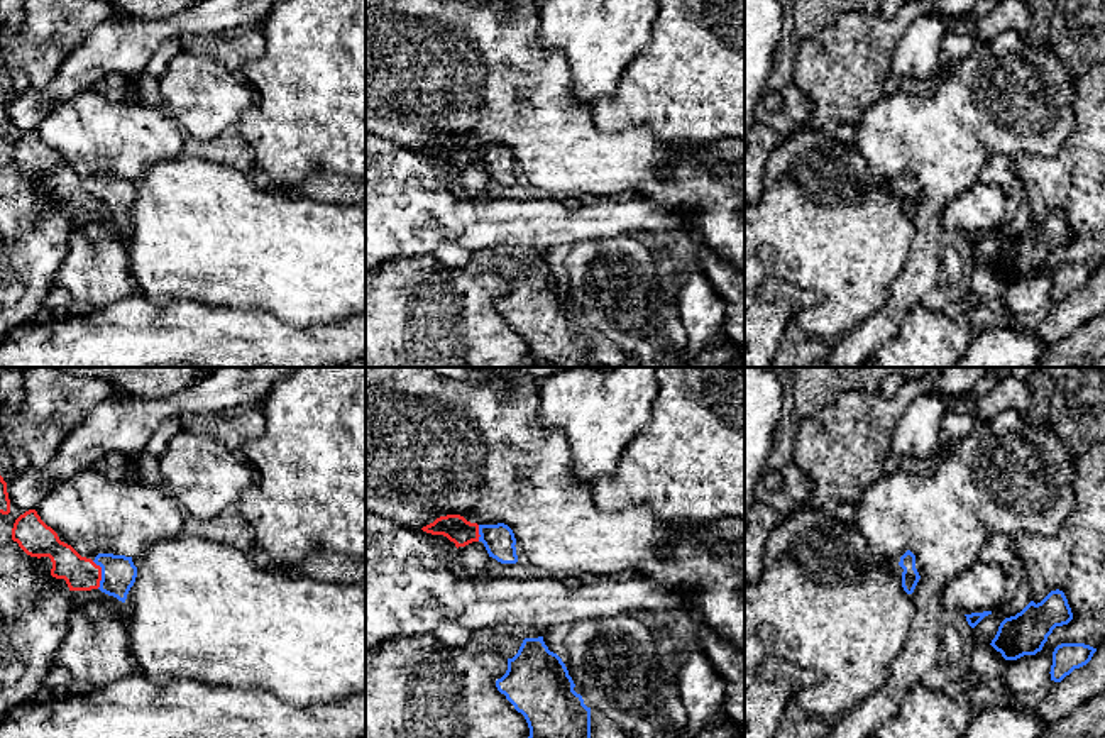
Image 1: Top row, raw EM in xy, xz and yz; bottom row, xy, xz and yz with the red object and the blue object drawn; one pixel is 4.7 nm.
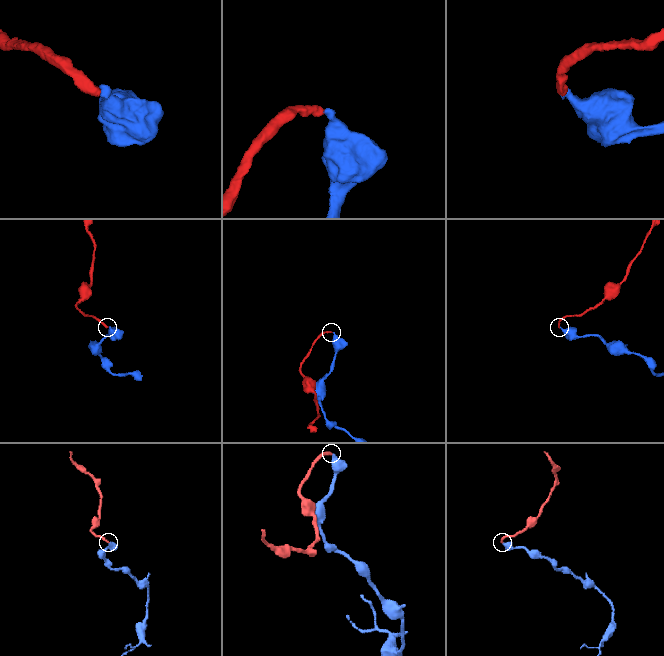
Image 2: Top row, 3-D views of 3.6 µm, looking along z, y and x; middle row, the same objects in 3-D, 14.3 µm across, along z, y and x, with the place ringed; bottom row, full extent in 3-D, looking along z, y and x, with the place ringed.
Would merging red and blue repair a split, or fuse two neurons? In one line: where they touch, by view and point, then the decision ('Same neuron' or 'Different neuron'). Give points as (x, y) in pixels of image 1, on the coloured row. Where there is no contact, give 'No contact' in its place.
Touches red at xy (100, 574). Same neuron

